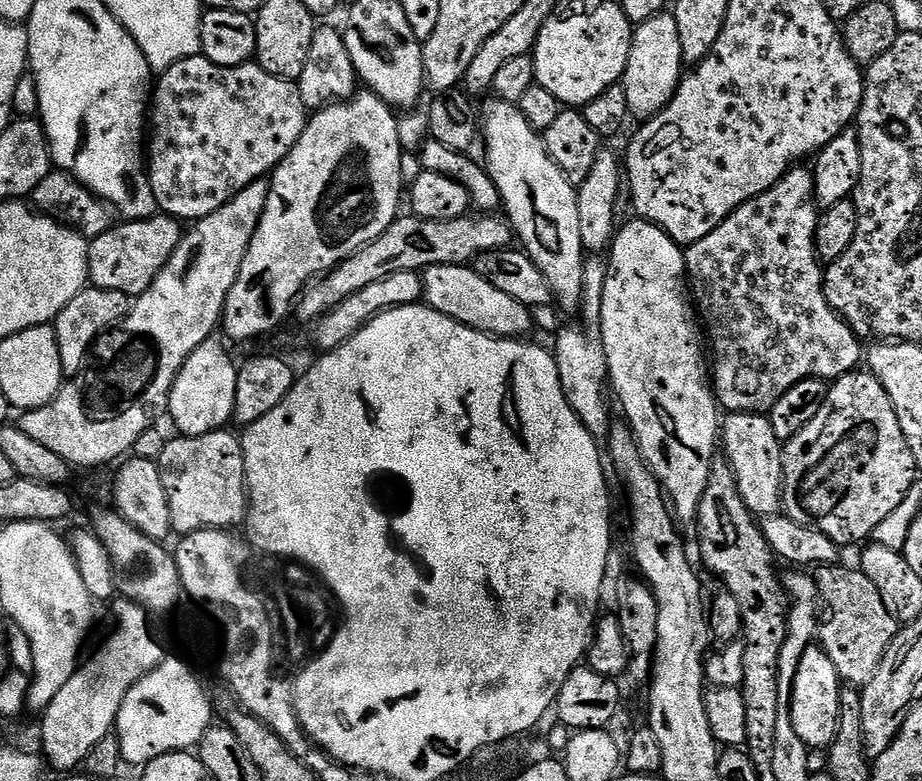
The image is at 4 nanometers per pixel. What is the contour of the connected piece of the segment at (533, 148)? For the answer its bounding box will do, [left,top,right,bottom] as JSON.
[482,98,586,312]

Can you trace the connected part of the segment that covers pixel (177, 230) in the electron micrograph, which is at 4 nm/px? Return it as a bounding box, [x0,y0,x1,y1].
[88,214,181,298]

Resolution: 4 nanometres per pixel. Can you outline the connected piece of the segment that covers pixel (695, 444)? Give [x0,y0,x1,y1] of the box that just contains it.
[600,218,722,522]

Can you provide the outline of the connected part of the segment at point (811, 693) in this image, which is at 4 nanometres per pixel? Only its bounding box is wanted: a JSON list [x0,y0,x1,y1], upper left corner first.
[791,646,842,750]

